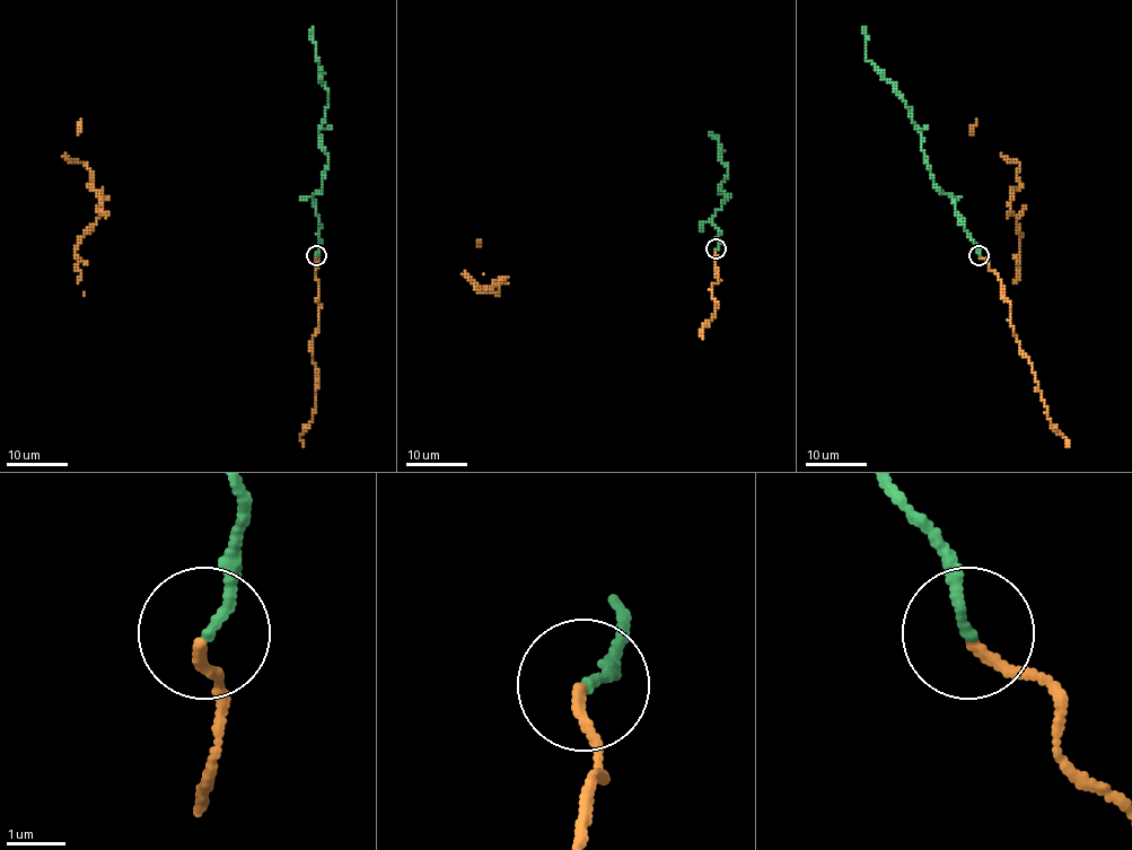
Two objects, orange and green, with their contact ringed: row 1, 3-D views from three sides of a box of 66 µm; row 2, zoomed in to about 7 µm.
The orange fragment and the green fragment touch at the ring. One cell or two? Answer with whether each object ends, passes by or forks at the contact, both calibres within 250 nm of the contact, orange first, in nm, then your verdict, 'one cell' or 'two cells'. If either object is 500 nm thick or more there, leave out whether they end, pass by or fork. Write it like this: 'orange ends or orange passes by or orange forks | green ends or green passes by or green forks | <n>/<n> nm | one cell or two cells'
orange ends | green ends | 180/170 nm | one cell

